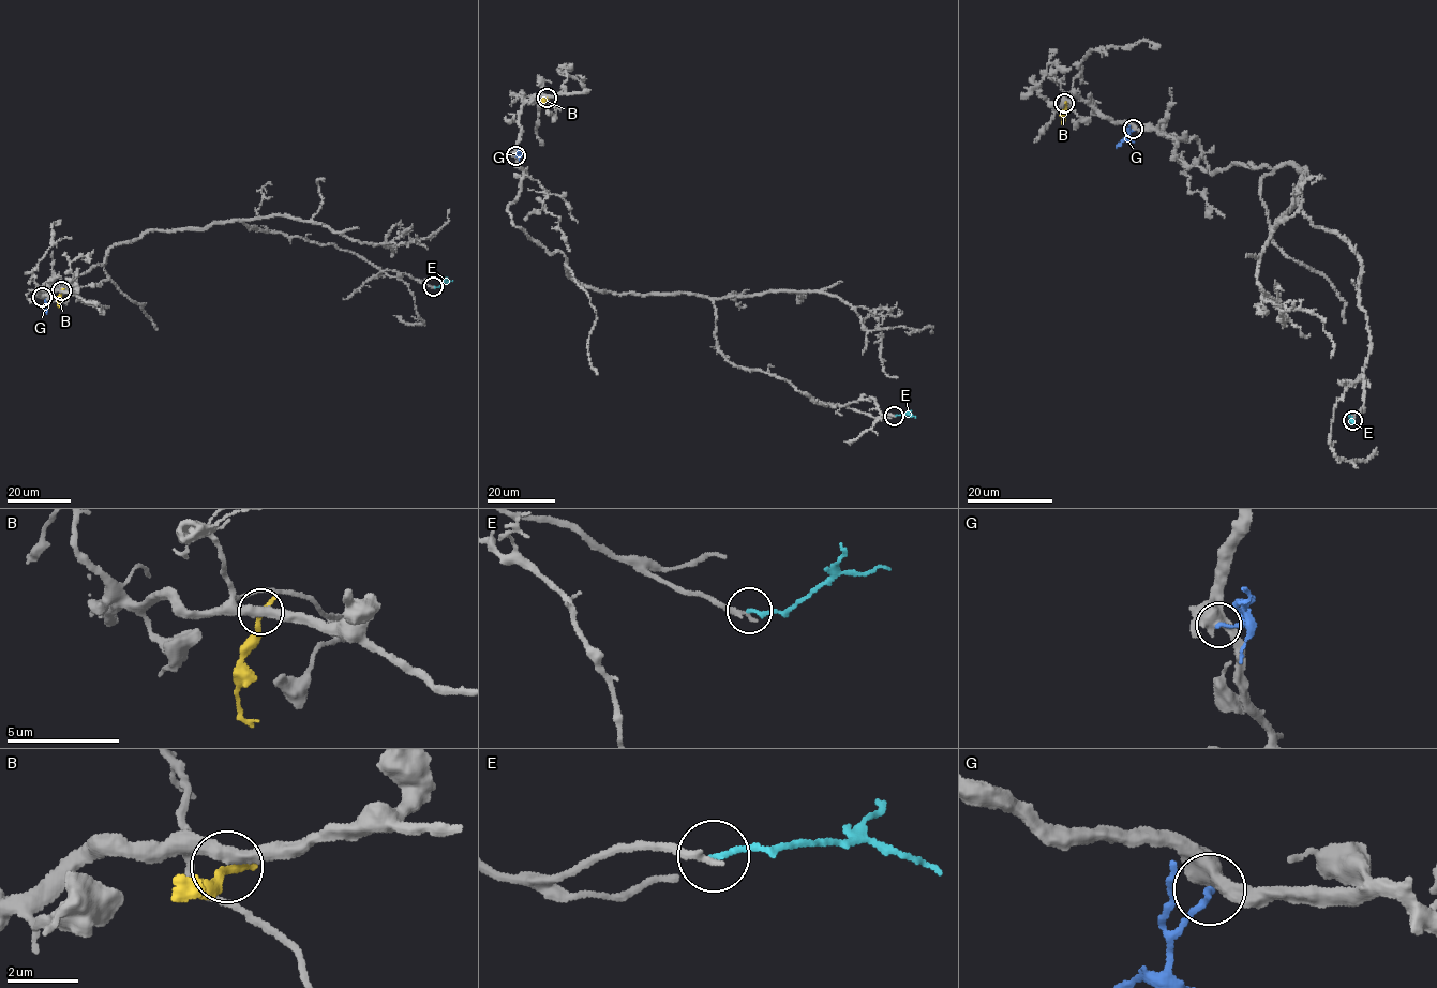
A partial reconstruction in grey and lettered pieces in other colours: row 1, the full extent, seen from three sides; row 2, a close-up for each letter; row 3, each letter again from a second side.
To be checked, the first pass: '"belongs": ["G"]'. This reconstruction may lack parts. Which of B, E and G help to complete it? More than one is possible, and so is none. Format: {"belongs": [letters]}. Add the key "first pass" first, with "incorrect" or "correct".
{"first pass": "incorrect", "belongs": []}

